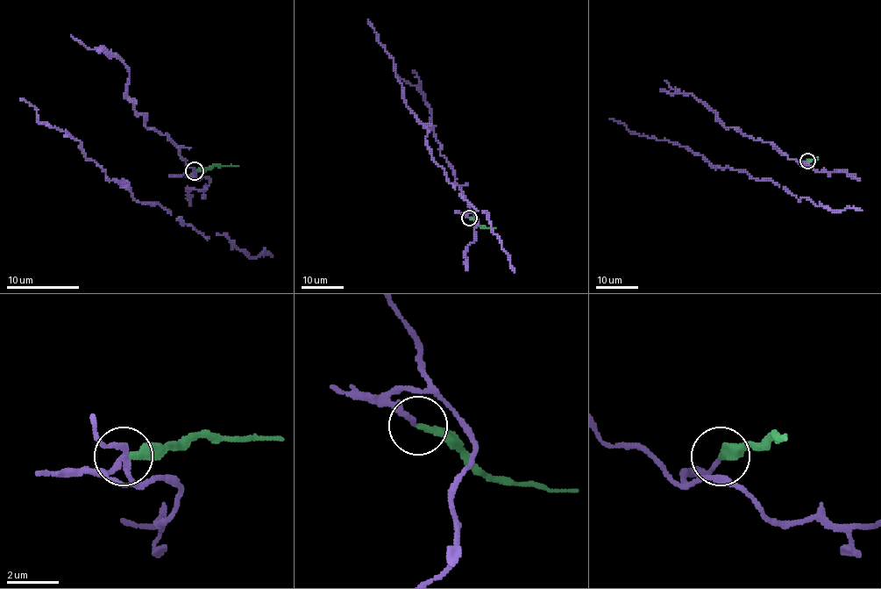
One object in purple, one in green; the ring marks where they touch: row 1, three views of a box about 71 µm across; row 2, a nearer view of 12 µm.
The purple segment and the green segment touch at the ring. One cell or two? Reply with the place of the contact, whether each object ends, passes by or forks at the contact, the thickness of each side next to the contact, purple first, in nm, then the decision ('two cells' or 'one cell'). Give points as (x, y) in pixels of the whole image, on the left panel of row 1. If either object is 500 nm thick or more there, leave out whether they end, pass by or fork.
(194, 170) | purple ends | green ends | 180/280 nm | two cells

